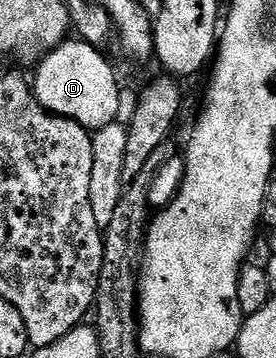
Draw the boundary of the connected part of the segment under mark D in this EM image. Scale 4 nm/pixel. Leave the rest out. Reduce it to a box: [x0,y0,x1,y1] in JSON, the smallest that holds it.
[32,41,118,132]

